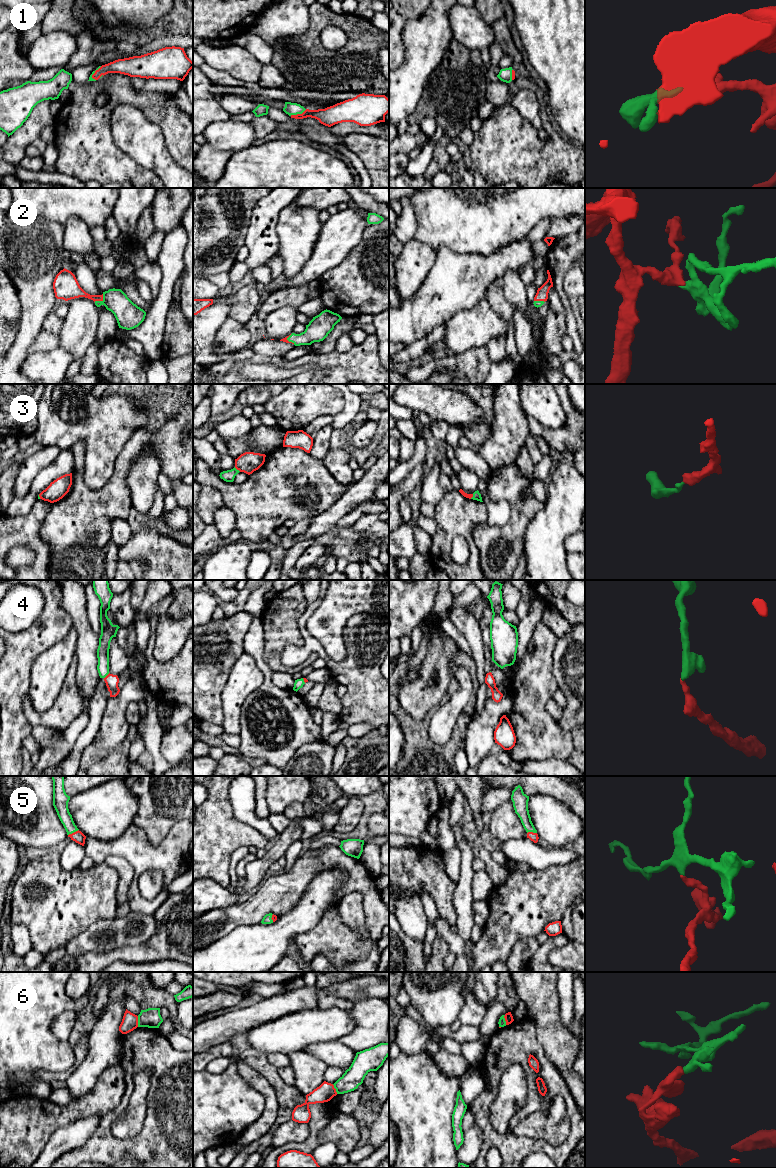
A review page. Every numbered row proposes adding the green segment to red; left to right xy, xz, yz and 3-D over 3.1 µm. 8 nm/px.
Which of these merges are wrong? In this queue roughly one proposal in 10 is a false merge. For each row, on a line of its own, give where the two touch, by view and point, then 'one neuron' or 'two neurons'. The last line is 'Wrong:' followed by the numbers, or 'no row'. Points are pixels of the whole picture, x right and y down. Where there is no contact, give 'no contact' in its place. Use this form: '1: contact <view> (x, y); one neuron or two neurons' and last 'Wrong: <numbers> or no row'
1: contact xz (298, 114); one neuron
2: contact xy (100, 300); one neuron
3: contact xz (237, 469); one neuron
4: contact xy (106, 676); one neuron
5: contact xy (74, 832); one neuron
6: contact xy (137, 1021); two neurons
Wrong: 6

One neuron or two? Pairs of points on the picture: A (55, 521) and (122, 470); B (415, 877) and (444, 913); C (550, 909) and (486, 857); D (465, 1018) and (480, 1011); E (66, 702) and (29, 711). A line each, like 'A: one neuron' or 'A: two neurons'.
A: one neuron
B: one neuron
C: two neurons
D: one neuron
E: one neuron

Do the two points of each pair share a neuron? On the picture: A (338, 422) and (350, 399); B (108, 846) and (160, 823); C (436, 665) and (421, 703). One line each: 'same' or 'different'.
A: same
B: different
C: same

